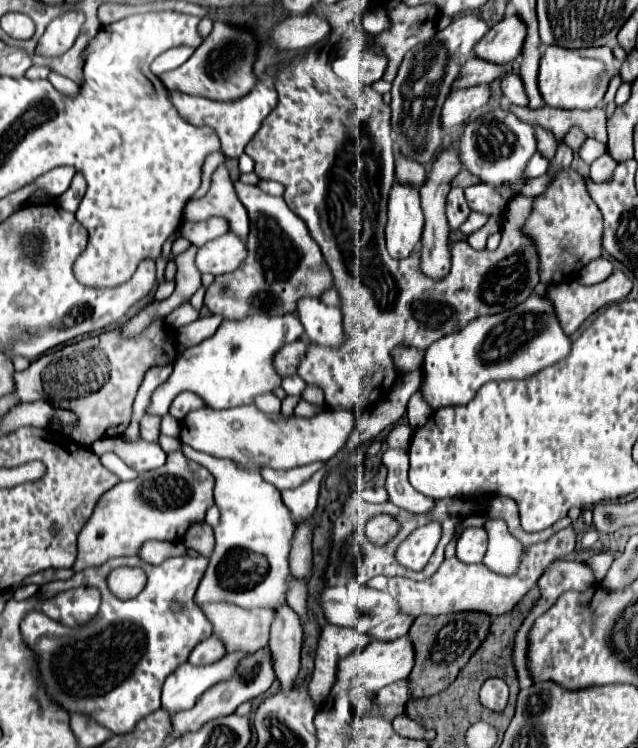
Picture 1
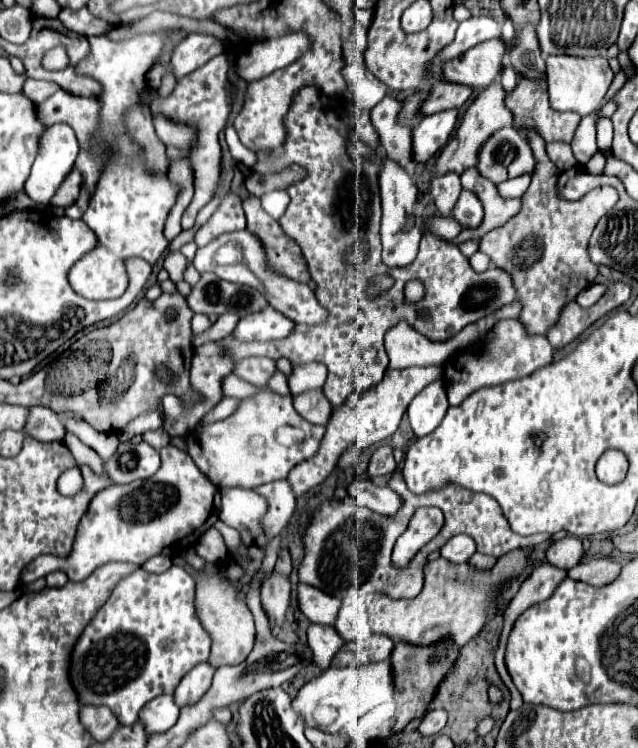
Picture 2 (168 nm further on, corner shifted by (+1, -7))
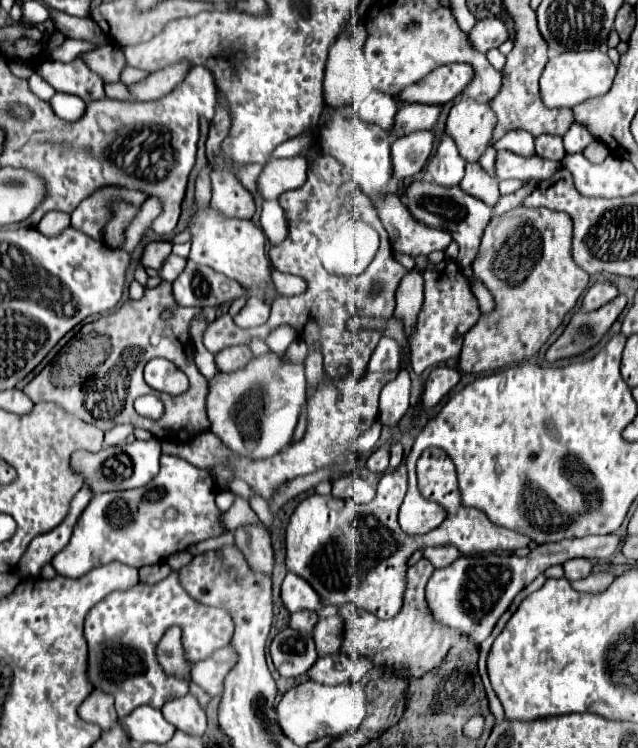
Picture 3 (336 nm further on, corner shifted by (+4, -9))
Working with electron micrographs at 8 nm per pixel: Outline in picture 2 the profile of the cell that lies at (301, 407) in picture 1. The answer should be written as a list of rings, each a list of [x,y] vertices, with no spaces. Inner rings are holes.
[[[309,390],[293,400],[295,410],[307,418],[311,424],[327,424],[333,412],[333,406],[323,396],[321,390]]]

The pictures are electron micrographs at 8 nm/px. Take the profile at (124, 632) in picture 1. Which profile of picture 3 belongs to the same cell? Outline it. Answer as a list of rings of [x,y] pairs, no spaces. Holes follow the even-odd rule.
[[[176,572],[154,586],[140,582],[126,592],[112,592],[88,612],[84,624],[84,636],[88,640],[88,678],[94,688],[114,696],[120,718],[142,704],[162,708],[170,698],[188,694],[188,682],[166,676],[156,662],[156,644],[170,626],[182,628],[182,644],[190,662],[202,660],[200,654],[208,658],[216,650],[228,646],[234,632],[228,612],[190,598],[180,586]]]

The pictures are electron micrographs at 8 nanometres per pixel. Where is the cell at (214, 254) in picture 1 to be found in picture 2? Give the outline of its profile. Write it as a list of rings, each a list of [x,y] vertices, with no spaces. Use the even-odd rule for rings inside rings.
[[[247,230],[227,232],[227,234],[221,234],[219,238],[215,238],[213,242],[209,242],[207,246],[199,248],[193,258],[193,266],[197,268],[199,274],[211,272],[211,274],[219,276],[221,280],[235,282],[235,284],[247,284],[247,286],[261,290],[267,296],[269,306],[283,312],[295,324],[323,324],[323,320],[327,320],[329,312],[325,308],[321,308],[313,290],[307,284],[299,284],[299,282],[287,280],[283,276],[275,276],[271,272],[271,268],[267,266],[263,252],[265,250],[255,234],[251,234]]]

